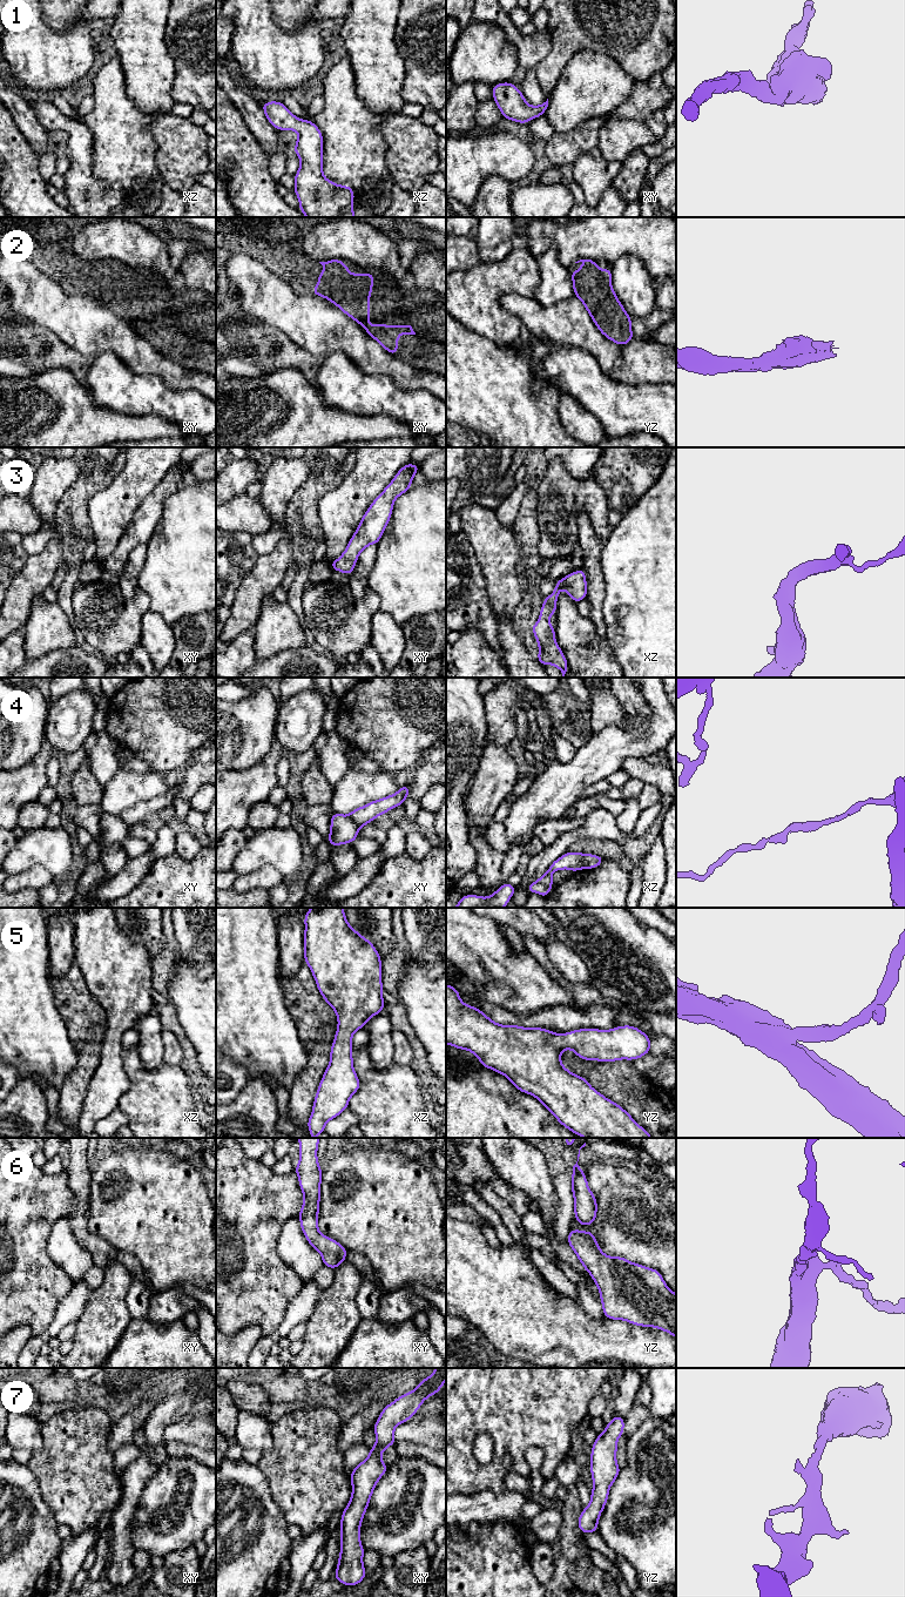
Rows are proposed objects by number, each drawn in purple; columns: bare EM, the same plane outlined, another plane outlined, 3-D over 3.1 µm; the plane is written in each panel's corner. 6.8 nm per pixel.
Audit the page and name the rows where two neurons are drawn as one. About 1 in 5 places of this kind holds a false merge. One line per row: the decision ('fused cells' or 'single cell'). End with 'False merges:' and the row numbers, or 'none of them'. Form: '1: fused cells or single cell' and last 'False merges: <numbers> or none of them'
1: single cell
2: fused cells
3: single cell
4: fused cells
5: single cell
6: single cell
7: single cell
False merges: 2, 4

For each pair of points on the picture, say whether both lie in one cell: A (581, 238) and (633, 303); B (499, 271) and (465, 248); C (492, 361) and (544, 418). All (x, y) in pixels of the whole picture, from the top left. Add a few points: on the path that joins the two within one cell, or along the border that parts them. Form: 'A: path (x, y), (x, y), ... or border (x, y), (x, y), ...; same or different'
A: border (639, 257), (632, 254), (622, 254), (612, 264); different
B: border (480, 262), (470, 268), (458, 270); different
C: path (500, 375), (529, 404); same

